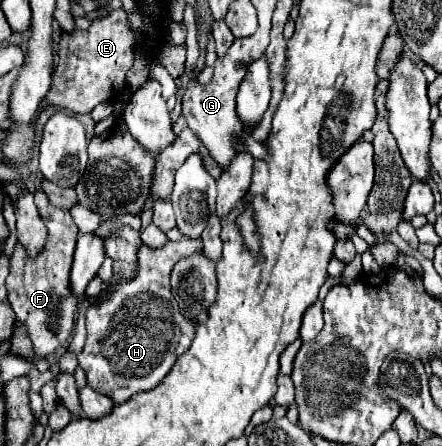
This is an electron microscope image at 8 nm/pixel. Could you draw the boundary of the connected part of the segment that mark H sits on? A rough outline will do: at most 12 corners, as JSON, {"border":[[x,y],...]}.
{"border":[[141,245],[135,277],[87,309],[77,361],[113,405],[189,349],[169,275],[199,251]]}

